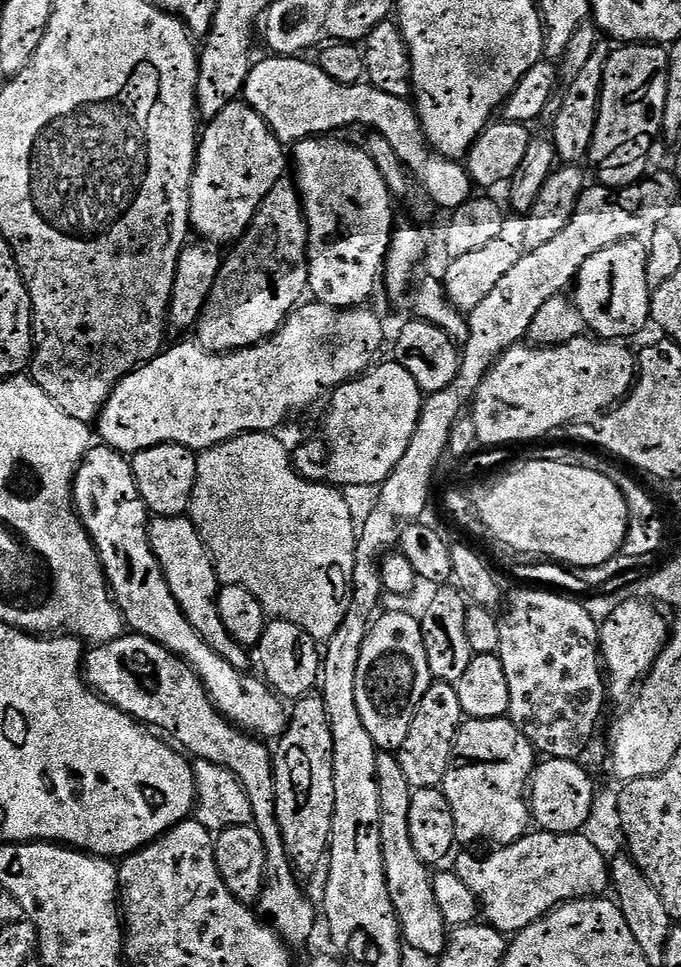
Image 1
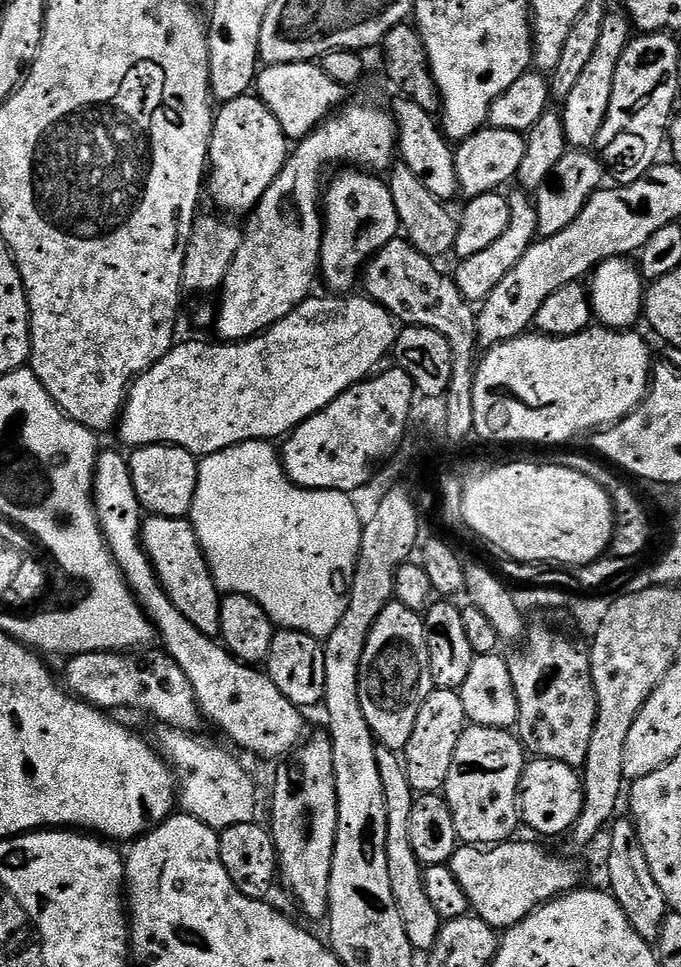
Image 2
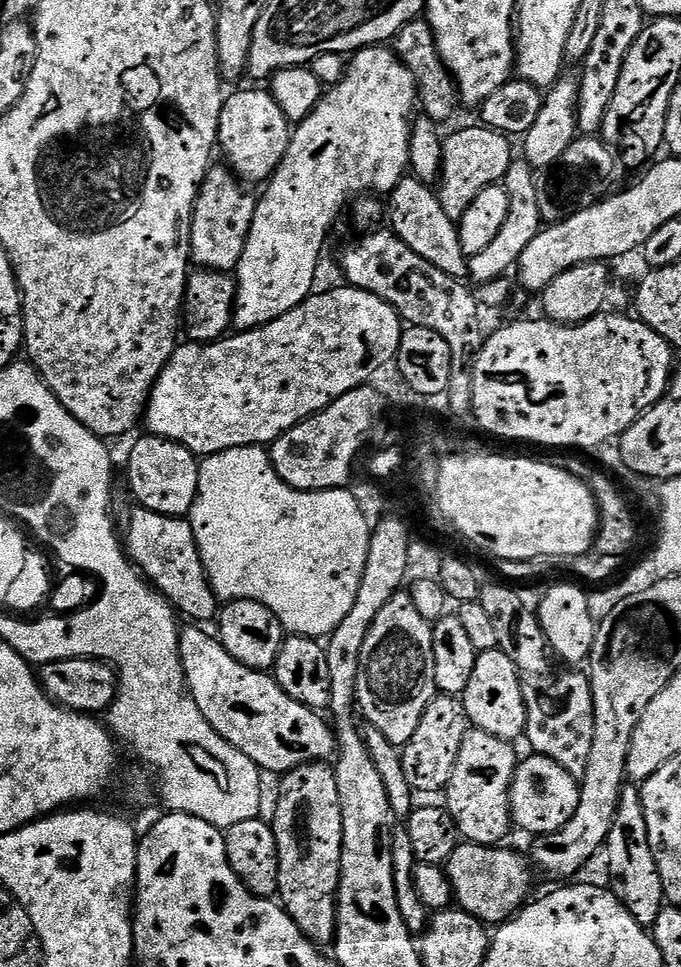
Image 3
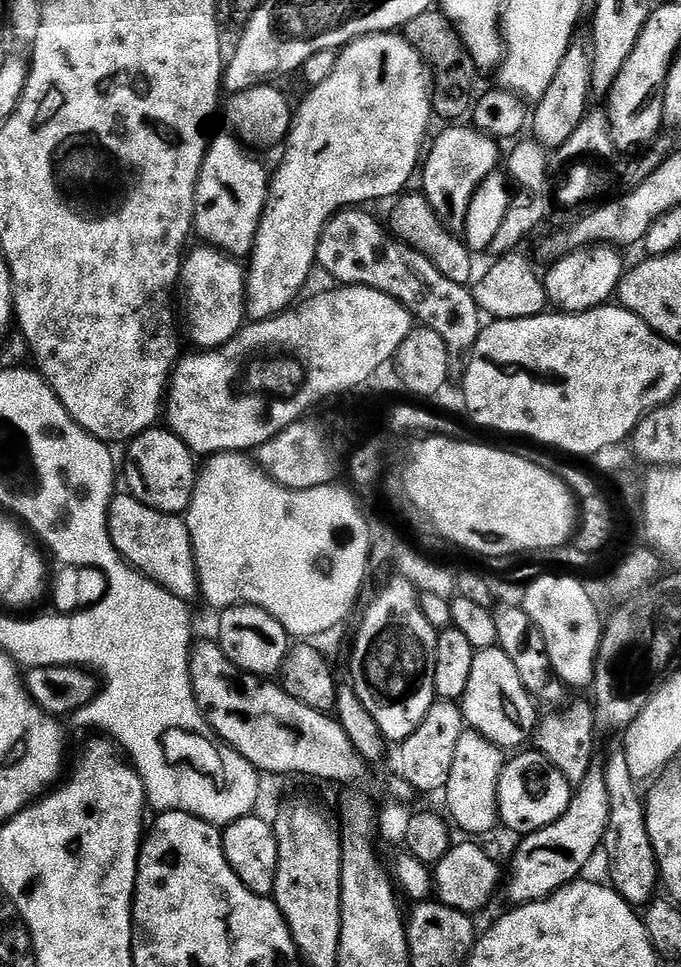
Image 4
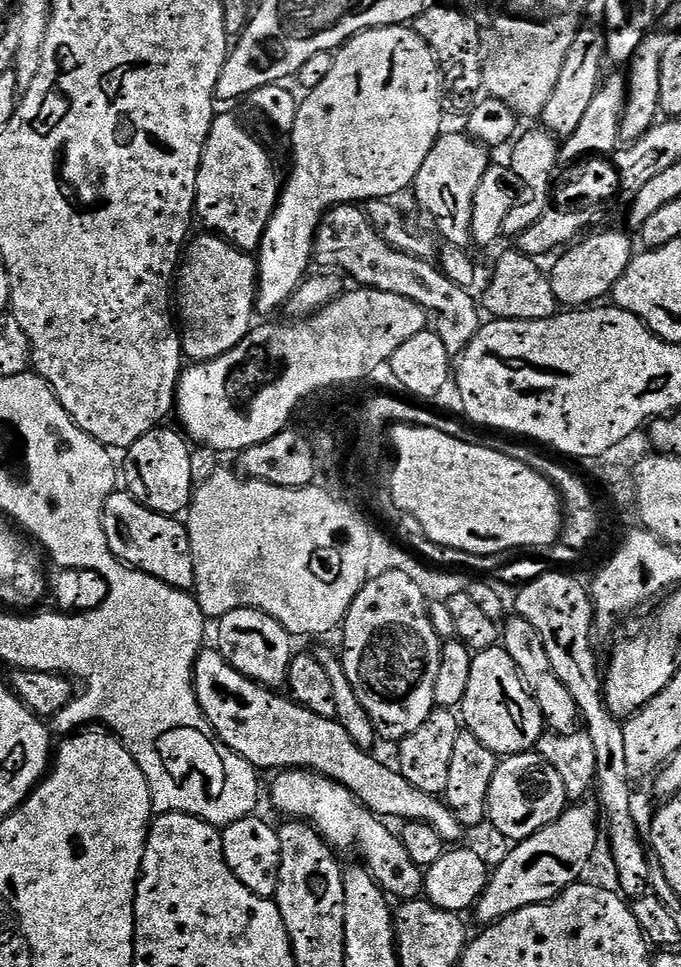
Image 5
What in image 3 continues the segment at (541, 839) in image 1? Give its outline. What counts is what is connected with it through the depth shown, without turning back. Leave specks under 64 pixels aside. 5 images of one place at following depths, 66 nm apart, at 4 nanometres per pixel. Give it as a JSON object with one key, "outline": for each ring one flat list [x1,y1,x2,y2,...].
{"outline":[[457,843,454,854,446,865,455,903,488,926,499,926,504,921,511,920,533,895,531,892,534,868,525,860,518,853,511,852,508,846]]}

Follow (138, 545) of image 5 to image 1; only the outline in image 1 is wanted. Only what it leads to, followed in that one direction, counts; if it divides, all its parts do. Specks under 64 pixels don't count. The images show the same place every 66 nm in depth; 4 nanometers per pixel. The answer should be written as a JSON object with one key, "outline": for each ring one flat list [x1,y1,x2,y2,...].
{"outline":[[187,515,161,516,149,523,148,539,152,541,152,549,164,571,170,594,174,594,182,614,186,614,186,622,190,622,197,634,218,655,226,658,230,666,247,669,249,649,231,636,226,630,226,622,222,622,222,614,218,614,218,594,222,587,220,575,216,572,216,561,212,559,212,553,196,525]]}

